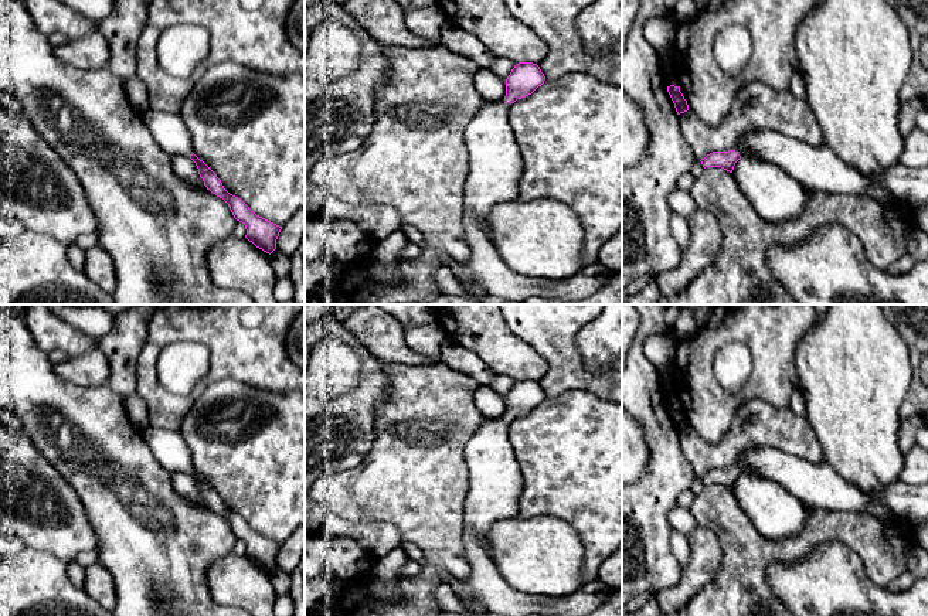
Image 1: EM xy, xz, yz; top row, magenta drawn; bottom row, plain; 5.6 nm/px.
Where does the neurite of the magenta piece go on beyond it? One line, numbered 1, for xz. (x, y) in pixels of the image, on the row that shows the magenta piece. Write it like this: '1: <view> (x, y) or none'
1: xz (495, 162)

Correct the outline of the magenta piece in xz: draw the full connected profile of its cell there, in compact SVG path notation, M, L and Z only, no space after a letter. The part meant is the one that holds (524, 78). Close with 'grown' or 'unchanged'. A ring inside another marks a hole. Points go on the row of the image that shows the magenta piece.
M516 64L506 79L506 96L499 102L485 101L465 127L469 174L463 208L473 214L485 234L490 208L519 198L523 156L509 119L510 105L531 95L544 81L537 64Z; grown

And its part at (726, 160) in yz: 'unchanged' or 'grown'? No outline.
grown

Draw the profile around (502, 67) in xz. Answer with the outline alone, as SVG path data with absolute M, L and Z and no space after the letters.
M496 57L490 71L497 75L503 82L506 82L507 76L510 75L511 69L514 68L514 62L504 58L504 57Z

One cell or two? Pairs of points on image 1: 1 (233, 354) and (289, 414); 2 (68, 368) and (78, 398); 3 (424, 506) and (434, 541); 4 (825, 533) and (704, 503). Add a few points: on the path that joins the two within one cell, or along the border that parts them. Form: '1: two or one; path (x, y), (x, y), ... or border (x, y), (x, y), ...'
1: two; border (237, 380), (254, 387), (289, 394)
2: two; border (53, 364), (58, 375), (74, 384), (106, 384)
3: one; path (429, 514), (434, 521), (434, 533)
4: one; path (795, 547), (753, 548), (734, 530)

